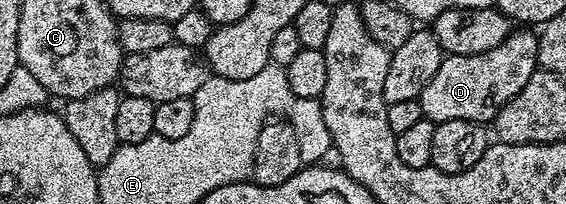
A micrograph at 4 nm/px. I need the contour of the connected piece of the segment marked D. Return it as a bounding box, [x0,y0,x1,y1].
[421,30,539,125]

